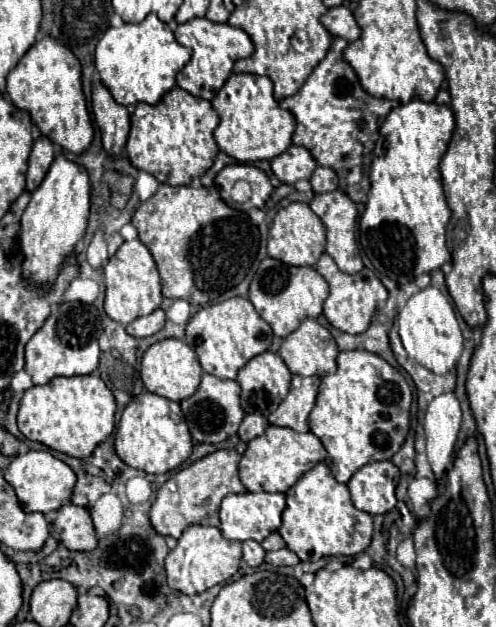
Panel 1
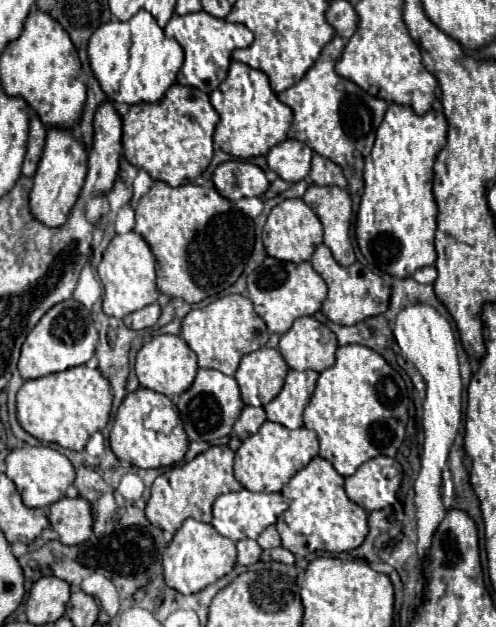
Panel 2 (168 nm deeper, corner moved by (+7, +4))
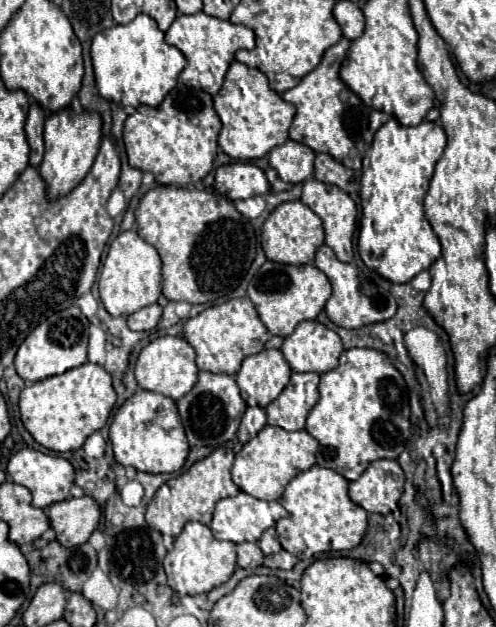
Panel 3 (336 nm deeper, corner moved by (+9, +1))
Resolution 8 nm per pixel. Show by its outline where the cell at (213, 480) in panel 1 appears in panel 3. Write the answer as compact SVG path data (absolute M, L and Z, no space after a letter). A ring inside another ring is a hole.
M217 448L207 458L195 462L181 476L171 478L167 484L163 484L157 490L157 494L153 496L151 504L147 506L147 514L145 514L147 524L151 528L159 530L161 534L169 534L173 538L179 536L179 532L183 530L183 524L187 524L191 520L197 520L201 524L211 524L215 504L221 498L237 496L239 494L239 488L231 480L231 472L229 472L231 464L233 464L233 450L229 450L229 448Z

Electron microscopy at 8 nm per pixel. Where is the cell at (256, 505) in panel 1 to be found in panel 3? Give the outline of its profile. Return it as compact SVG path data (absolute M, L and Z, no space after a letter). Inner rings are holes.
M239 492L233 498L223 498L217 502L213 522L211 522L211 532L217 540L231 540L235 544L257 542L267 528L275 526L275 522L279 518L285 518L287 514L289 512L279 502L267 502L267 500L253 498L247 492Z

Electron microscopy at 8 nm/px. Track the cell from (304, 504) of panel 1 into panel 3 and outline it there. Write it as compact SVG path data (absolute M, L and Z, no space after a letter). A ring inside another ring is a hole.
M311 466L305 472L299 472L287 486L281 496L281 506L289 512L289 518L277 522L277 534L281 546L297 556L299 560L309 560L319 552L337 552L355 548L365 536L367 530L367 512L353 504L347 496L349 482L323 466Z

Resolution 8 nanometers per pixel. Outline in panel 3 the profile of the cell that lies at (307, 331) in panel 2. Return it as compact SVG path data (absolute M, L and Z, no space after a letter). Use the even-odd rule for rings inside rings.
M305 320L285 338L281 352L293 372L325 374L337 368L343 344L337 332L317 320Z

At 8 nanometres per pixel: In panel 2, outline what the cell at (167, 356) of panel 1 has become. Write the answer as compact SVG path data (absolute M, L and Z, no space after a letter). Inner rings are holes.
M157 335L139 349L135 361L135 373L143 387L163 393L169 399L175 399L191 387L197 375L197 357L179 335Z

